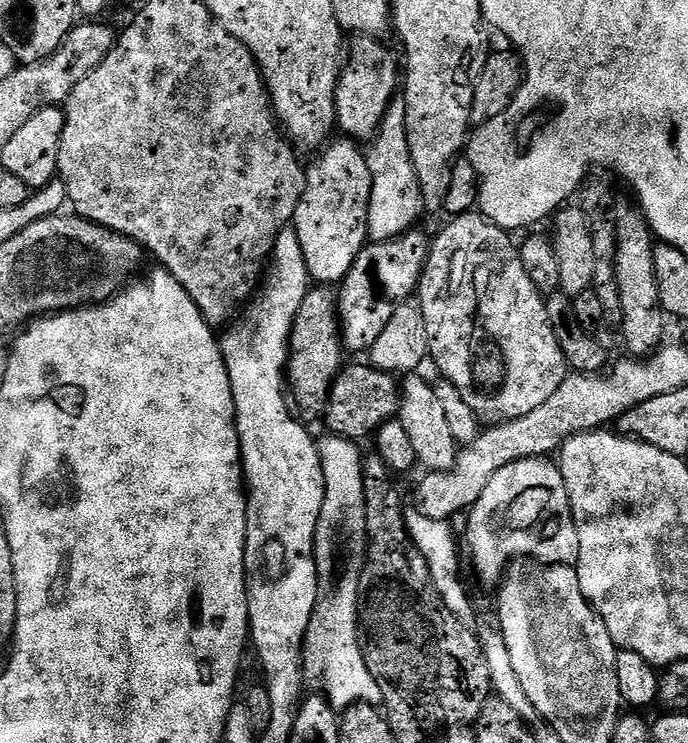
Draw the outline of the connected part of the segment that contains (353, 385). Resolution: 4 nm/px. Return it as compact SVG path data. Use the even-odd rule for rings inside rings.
M349 363L337 376L330 390L328 408L324 411L323 423L328 423L327 431L344 440L361 442L375 437L376 431L387 422L397 419L400 410L401 385L391 372L379 372L371 363Z

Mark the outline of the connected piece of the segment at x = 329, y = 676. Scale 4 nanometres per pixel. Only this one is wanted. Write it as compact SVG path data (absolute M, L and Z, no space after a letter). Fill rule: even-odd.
M344 576L340 585L317 603L304 639L302 667L309 681L320 680L319 691L328 697L333 708L343 710L352 704L383 705L382 690L362 658L359 636L359 605L356 603L358 579Z

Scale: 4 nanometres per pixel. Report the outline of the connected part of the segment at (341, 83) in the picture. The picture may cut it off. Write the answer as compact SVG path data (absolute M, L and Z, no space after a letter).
M357 35L347 45L344 67L336 83L336 123L345 137L357 142L371 141L380 128L386 110L398 96L398 68L383 39Z

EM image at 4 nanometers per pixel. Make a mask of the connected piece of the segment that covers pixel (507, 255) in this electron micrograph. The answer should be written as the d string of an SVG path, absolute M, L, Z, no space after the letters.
M465 214L449 219L447 222L449 224L431 241L428 260L424 264L423 274L420 275L418 303L426 322L428 355L431 363L436 363L436 368L440 371L439 375L443 379L449 380L454 386L454 390L458 390L458 394L462 394L466 406L470 406L470 410L480 420L481 425L505 424L530 414L530 410L538 410L538 406L547 402L554 394L554 390L558 390L558 386L562 386L564 377L569 375L570 369L562 354L562 346L558 346L558 338L554 338L554 326L550 326L545 297L536 289L534 282L530 282L530 274L526 274L526 266L522 266L519 247L515 243L512 245L512 240L508 237L511 235L505 229L493 224L483 214Z

